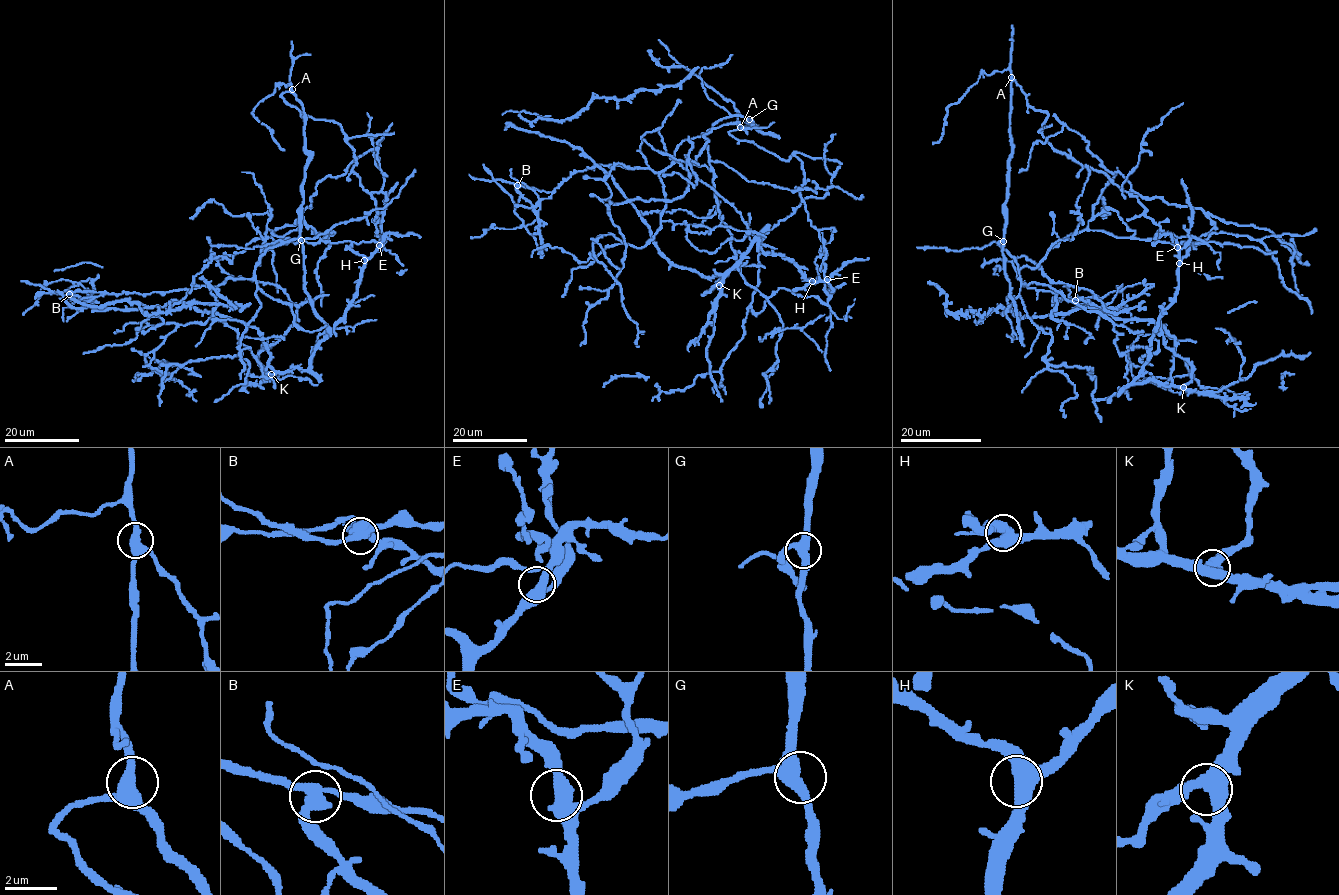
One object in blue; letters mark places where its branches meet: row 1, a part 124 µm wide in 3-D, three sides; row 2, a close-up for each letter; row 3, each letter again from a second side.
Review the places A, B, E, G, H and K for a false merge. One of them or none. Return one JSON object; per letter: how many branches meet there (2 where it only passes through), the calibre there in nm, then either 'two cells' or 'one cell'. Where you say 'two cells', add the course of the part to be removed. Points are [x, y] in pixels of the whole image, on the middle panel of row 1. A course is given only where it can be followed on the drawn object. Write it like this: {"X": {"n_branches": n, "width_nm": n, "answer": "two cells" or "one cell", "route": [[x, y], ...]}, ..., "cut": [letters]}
{"A": {"n_branches": 3, "width_nm": 380, "answer": "one cell"}, "B": {"n_branches": 3, "width_nm": 400, "answer": "two cells"}, "E": {"n_branches": 3, "width_nm": 440, "answer": "one cell"}, "G": {"n_branches": 3, "width_nm": 400, "answer": "one cell"}, "H": {"n_branches": 3, "width_nm": 420, "answer": "one cell"}, "K": {"n_branches": 3, "width_nm": 440, "answer": "one cell"}, "cut": ["B"]}

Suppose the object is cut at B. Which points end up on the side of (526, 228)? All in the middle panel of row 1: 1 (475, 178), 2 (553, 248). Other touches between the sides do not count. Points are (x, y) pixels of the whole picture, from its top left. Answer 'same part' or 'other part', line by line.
1: other part
2: other part

